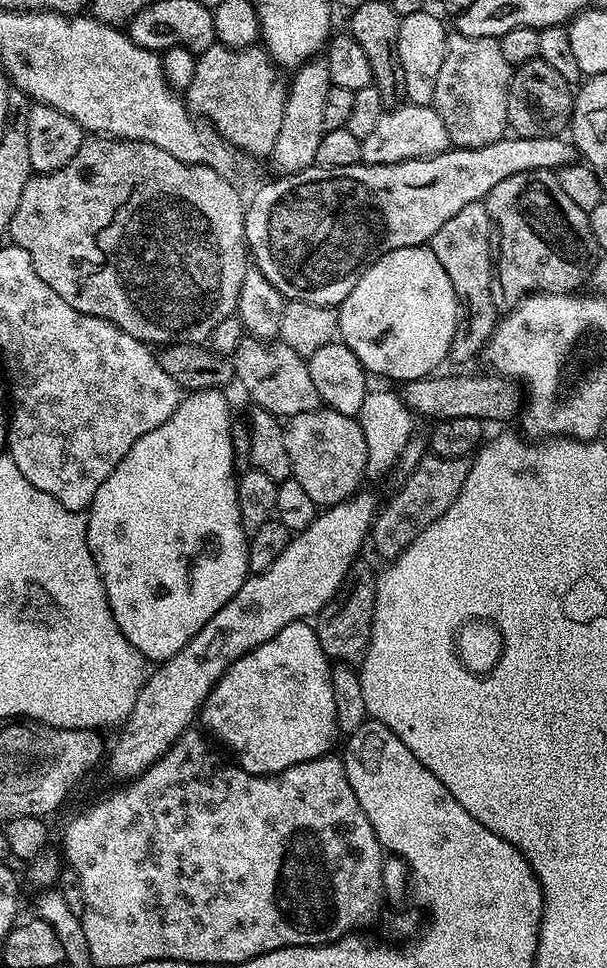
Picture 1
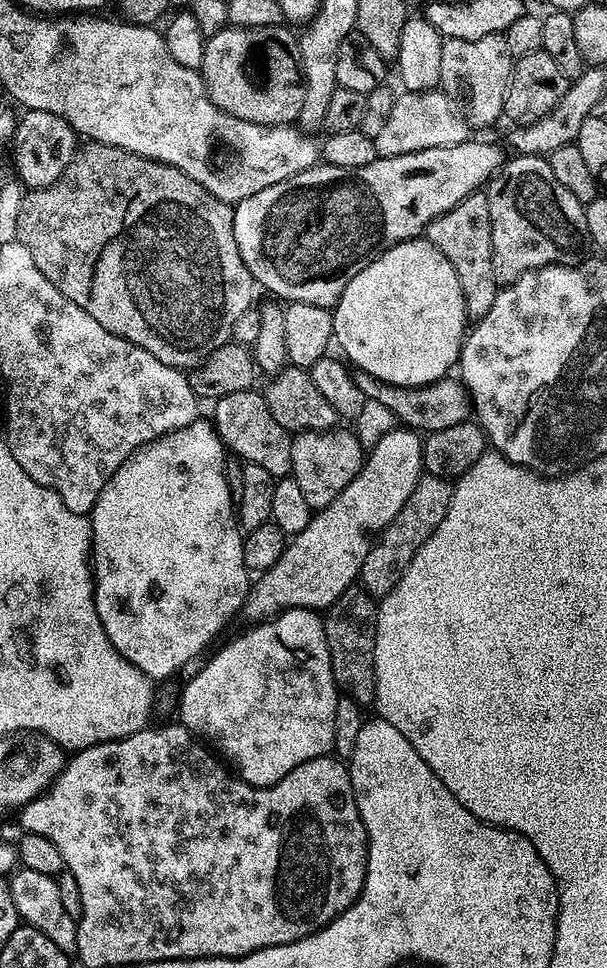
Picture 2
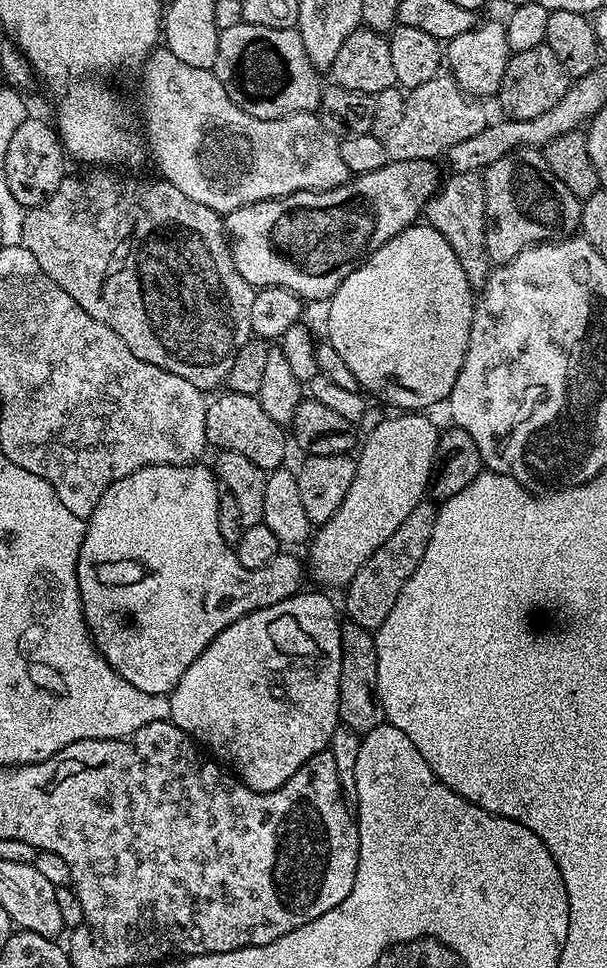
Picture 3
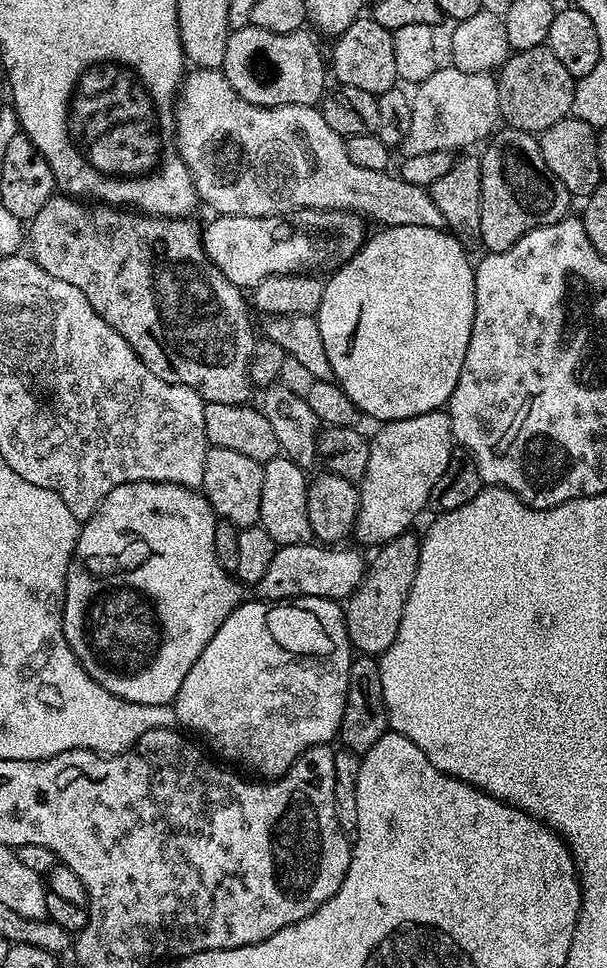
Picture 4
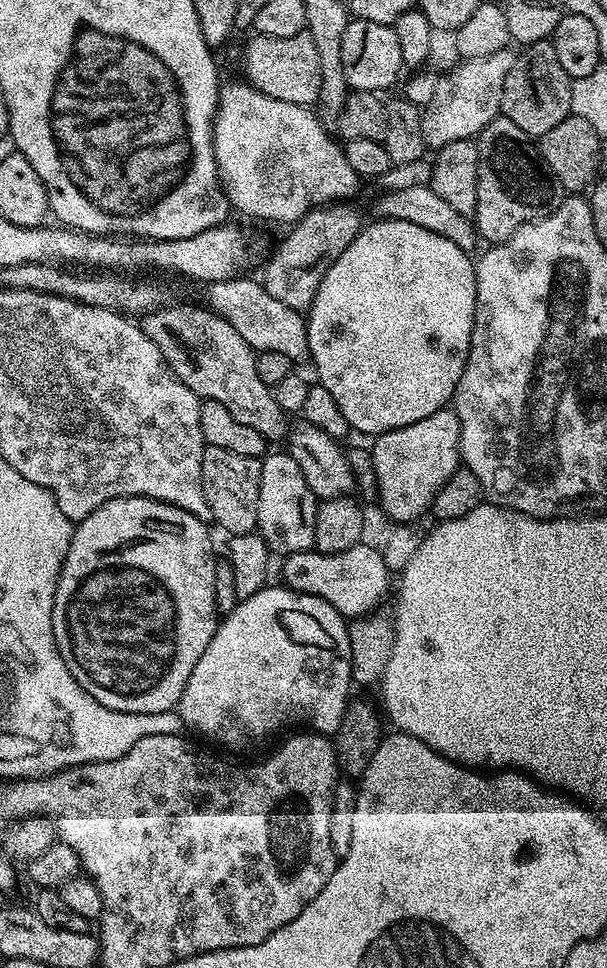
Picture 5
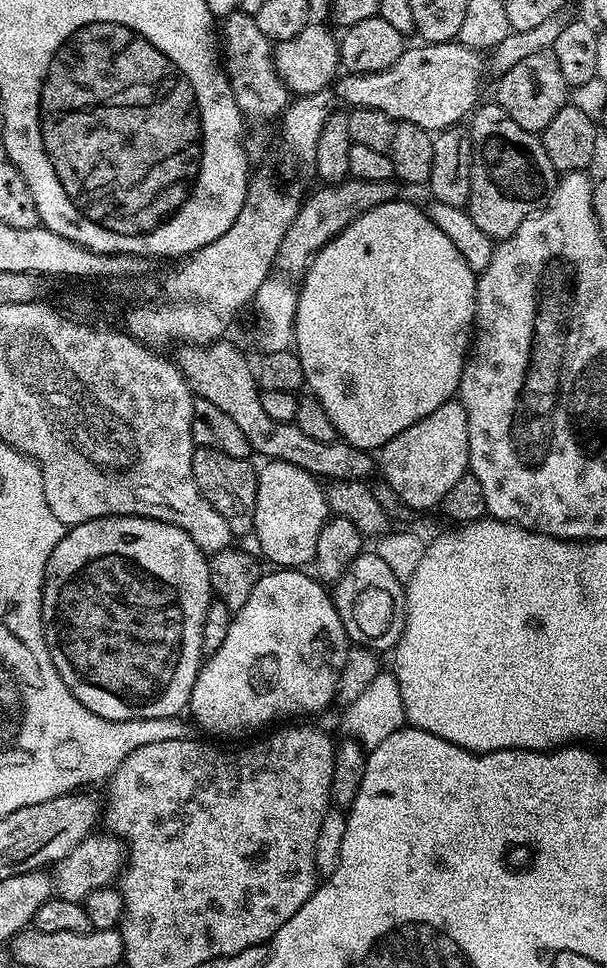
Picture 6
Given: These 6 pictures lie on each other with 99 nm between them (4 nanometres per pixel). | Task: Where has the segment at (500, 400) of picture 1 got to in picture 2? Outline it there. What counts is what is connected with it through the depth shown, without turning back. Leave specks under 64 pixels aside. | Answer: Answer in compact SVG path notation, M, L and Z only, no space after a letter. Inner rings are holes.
M353 367L351 374L354 386L358 386L365 400L386 406L403 427L411 428L414 432L427 434L434 430L447 430L448 427L458 426L458 422L473 415L472 400L459 379L445 378L417 388L399 388L366 374L366 370L361 368Z

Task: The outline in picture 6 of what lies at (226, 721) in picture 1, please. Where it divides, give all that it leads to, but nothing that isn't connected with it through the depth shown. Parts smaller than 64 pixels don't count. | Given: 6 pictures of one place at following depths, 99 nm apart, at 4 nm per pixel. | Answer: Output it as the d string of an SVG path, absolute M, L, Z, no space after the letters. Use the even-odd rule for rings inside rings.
M304 570L268 571L265 571L261 575L260 580L254 586L254 590L250 590L250 599L246 601L246 606L242 606L242 610L233 615L232 625L226 638L223 639L222 646L219 646L216 653L207 657L201 663L200 672L196 675L196 681L188 699L187 711L189 713L192 712L193 722L202 731L209 732L212 736L232 736L235 732L248 732L251 728L264 728L267 724L274 723L275 720L286 719L287 716L296 716L292 718L308 718L311 712L320 712L328 703L333 703L336 700L336 687L340 681L342 666L346 662L346 654L350 647L350 641L346 630L342 626L342 618L338 614L329 589L319 579L313 578L311 575L308 577L307 571Z

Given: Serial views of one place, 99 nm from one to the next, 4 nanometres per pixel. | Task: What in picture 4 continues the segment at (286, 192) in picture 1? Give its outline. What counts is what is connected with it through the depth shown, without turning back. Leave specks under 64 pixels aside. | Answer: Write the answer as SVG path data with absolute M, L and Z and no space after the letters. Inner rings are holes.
M302 208L282 216L217 215L202 232L204 249L234 286L251 290L268 276L328 274L341 268L364 245L365 217L338 208Z

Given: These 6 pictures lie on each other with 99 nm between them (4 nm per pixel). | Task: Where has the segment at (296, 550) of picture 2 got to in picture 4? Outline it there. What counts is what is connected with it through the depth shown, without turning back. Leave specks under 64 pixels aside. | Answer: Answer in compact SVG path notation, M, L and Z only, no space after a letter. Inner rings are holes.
M437 410L418 414L414 418L389 420L372 436L369 446L369 462L366 465L365 476L359 480L360 509L356 515L355 539L360 539L364 544L383 546L390 543L395 536L409 531L412 523L420 516L420 511L428 508L430 490L434 490L434 482L442 478L442 470L450 462L454 451L452 427L447 411Z

